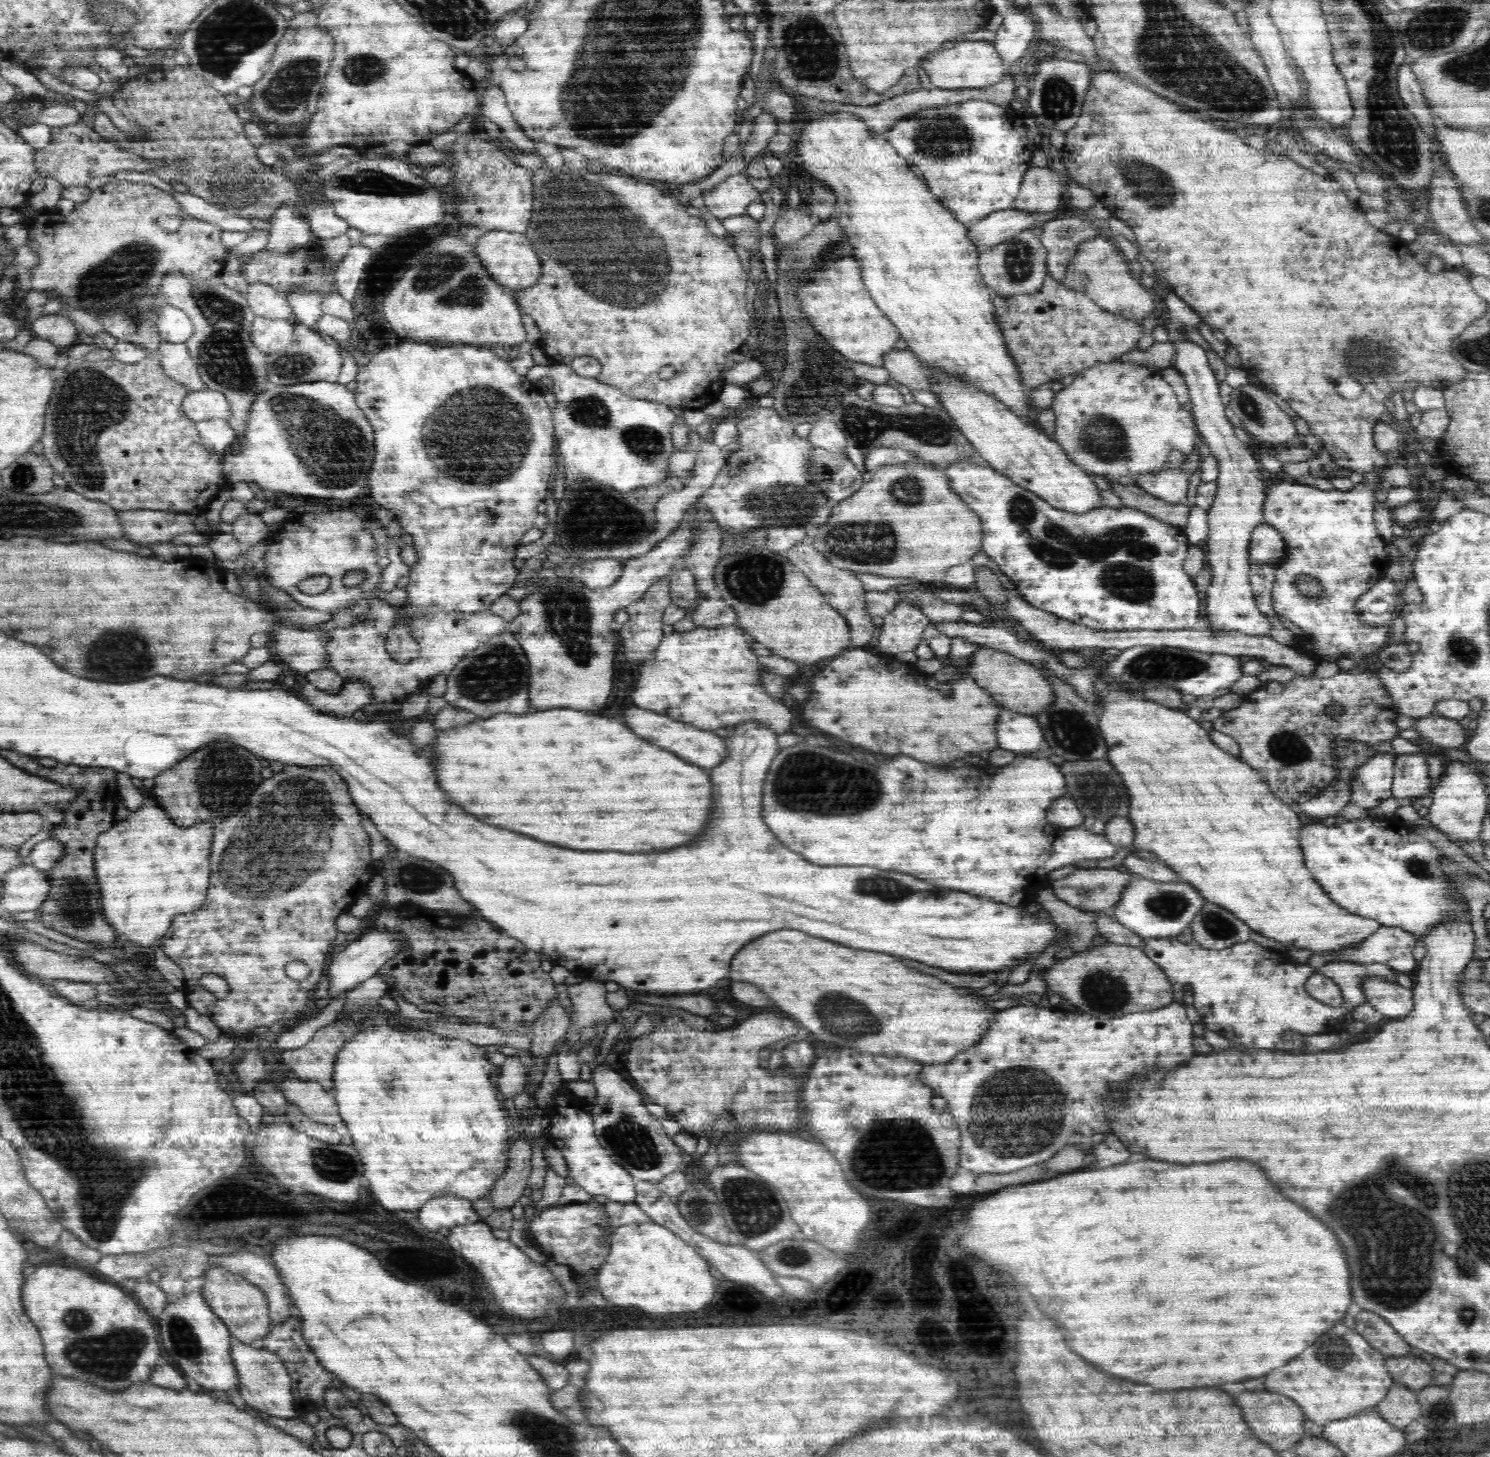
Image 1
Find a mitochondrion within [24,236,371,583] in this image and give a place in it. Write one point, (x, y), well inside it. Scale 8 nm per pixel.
(89, 403)

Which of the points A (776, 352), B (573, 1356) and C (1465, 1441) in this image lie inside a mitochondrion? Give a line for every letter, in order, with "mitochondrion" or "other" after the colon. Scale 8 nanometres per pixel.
A: mitochondrion
B: other
C: other

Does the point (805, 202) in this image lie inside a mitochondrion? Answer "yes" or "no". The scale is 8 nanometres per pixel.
no

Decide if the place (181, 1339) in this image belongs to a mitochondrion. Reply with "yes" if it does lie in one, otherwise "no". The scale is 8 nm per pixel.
yes

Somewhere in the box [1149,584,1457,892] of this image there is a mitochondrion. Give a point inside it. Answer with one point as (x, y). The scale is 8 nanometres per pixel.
(1286, 748)

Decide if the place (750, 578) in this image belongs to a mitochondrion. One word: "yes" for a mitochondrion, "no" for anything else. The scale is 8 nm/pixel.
yes

